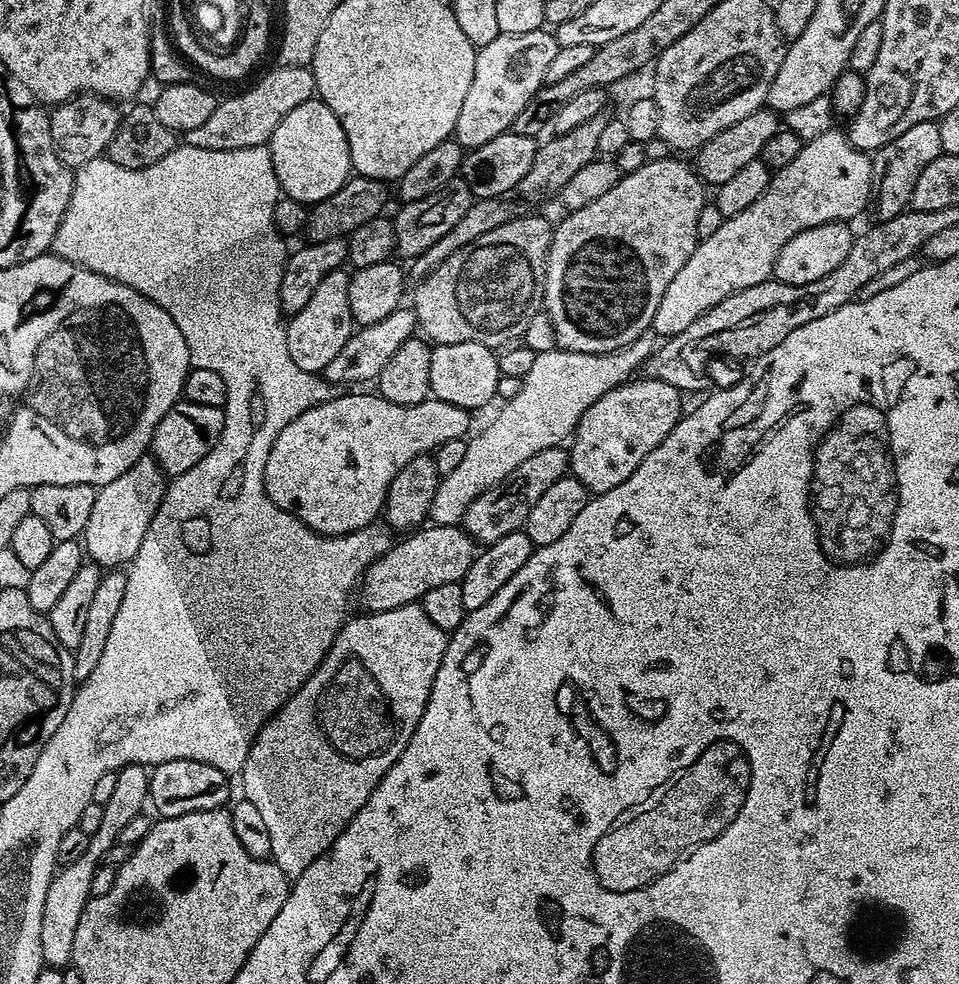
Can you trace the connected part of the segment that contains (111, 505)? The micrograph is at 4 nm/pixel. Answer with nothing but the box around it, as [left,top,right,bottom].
[82,454,165,570]

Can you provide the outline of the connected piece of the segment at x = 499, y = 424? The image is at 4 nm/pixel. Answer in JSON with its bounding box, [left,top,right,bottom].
[430,330,658,525]

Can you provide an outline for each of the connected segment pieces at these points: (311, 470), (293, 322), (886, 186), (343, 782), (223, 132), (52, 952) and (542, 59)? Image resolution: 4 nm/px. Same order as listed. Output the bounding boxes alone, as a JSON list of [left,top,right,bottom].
[[264,394,472,536],[286,270,354,373],[868,120,942,222],[243,602,449,881],[183,66,316,150],[42,764,149,968],[454,28,560,150]]

